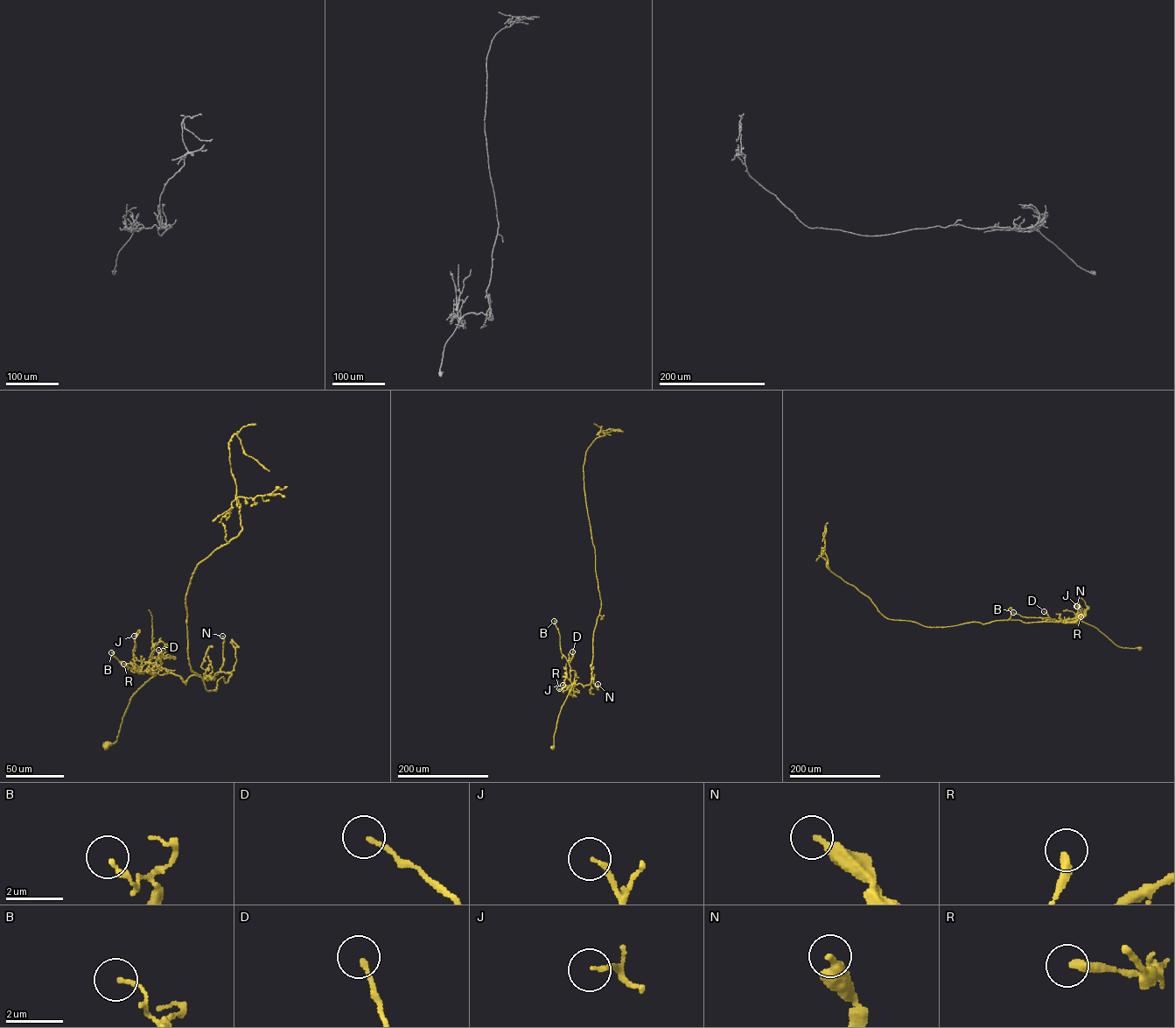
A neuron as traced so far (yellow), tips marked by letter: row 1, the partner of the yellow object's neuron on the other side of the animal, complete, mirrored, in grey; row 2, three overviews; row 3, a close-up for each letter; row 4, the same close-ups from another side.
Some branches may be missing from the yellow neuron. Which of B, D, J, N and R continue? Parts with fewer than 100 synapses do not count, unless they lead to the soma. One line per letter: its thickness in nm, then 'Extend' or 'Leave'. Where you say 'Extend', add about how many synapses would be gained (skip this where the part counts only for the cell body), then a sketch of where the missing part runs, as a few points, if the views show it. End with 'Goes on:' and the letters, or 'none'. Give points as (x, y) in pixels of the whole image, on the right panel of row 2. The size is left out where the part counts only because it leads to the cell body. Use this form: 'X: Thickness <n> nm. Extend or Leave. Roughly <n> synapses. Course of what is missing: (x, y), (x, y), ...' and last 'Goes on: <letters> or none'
B: Thickness 150 nm. Leave
D: Thickness 150 nm. Leave
J: Thickness 150 nm. Leave
N: Thickness 260 nm. Leave
R: Thickness 320 nm. Leave
Goes on: none

